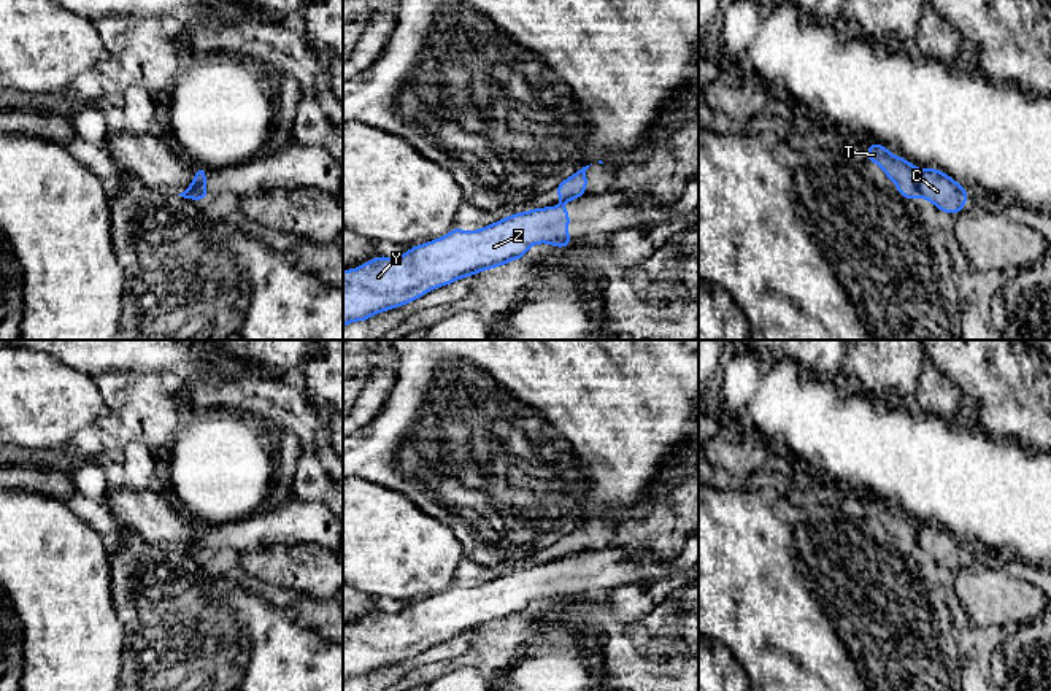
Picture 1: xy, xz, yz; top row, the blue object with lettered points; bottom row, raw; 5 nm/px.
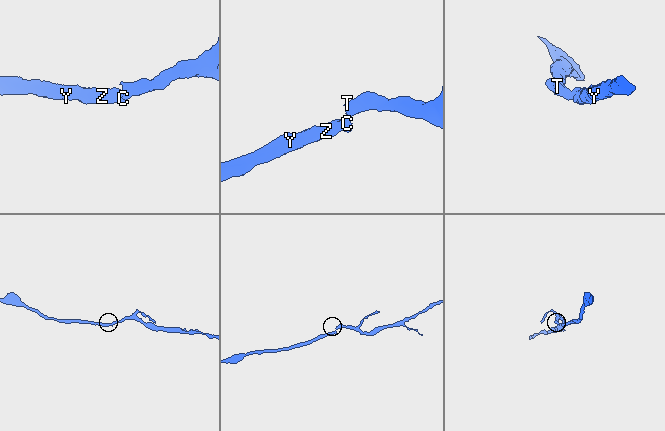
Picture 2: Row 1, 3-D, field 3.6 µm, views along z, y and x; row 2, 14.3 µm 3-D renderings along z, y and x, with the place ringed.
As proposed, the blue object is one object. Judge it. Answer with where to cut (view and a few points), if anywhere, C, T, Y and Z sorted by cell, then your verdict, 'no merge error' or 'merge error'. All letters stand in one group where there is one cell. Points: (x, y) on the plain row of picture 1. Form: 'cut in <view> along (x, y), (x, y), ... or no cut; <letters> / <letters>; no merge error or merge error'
cut in yz along (921, 537), (918, 552); C Y Z / T; merge error

